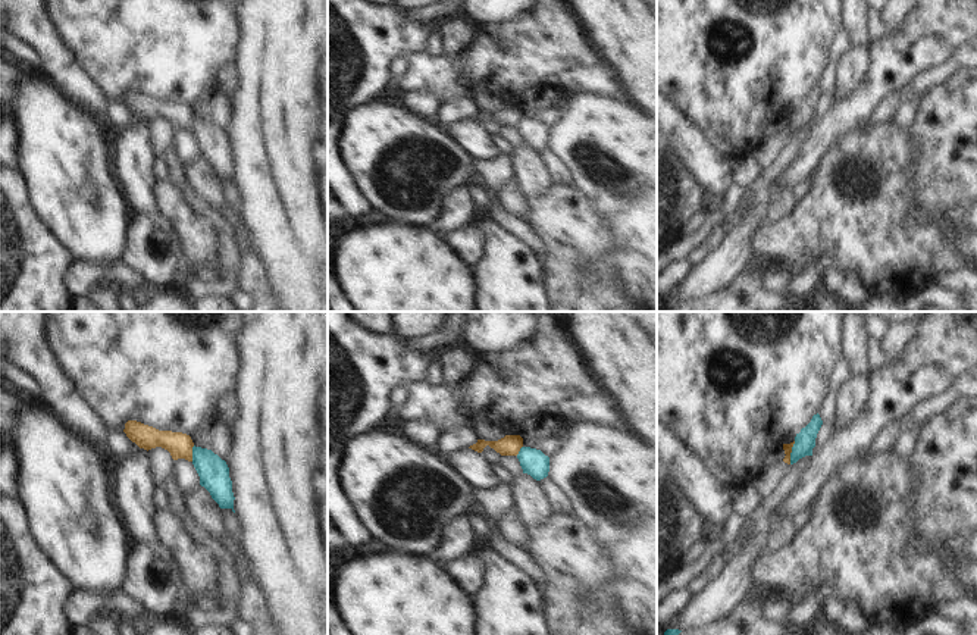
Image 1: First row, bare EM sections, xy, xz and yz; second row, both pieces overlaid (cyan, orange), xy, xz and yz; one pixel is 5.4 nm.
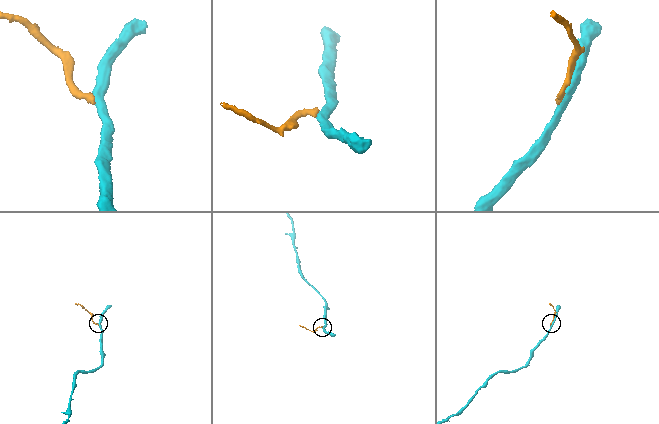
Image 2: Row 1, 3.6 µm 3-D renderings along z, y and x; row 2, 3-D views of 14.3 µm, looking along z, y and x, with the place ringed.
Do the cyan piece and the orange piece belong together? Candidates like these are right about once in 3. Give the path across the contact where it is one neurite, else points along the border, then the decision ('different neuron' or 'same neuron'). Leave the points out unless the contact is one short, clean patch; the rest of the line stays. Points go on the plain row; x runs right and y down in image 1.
border yz (795, 112), (789, 134); different neuron

